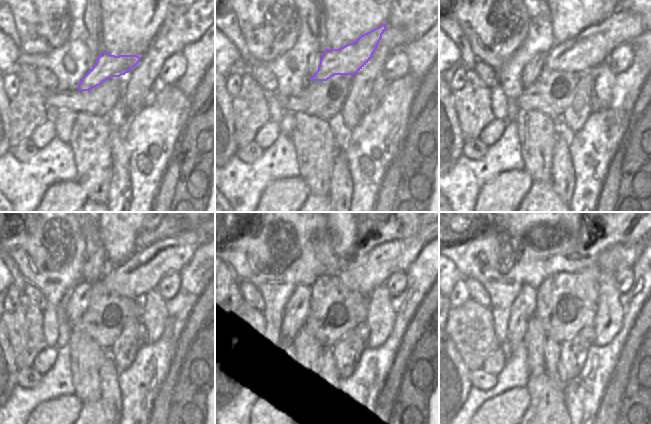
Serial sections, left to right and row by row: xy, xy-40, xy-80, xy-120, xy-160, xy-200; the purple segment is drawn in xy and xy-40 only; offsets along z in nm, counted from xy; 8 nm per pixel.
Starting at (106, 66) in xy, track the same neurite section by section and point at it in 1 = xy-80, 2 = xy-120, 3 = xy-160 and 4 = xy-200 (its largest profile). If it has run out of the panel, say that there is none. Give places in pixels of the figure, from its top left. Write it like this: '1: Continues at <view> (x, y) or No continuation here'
1: Continues at xy-80 (592, 47)
2: Continues at xy-120 (143, 271)
3: Continues at xy-160 (363, 273)
4: Continues at xy-200 (621, 255).

